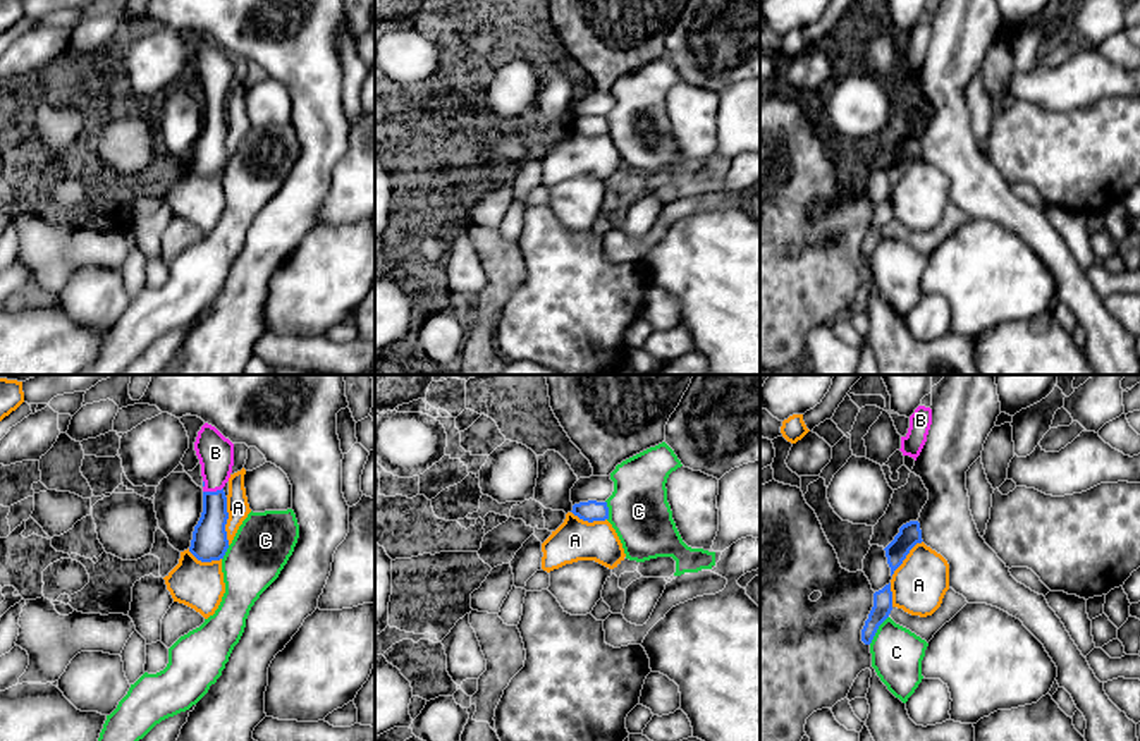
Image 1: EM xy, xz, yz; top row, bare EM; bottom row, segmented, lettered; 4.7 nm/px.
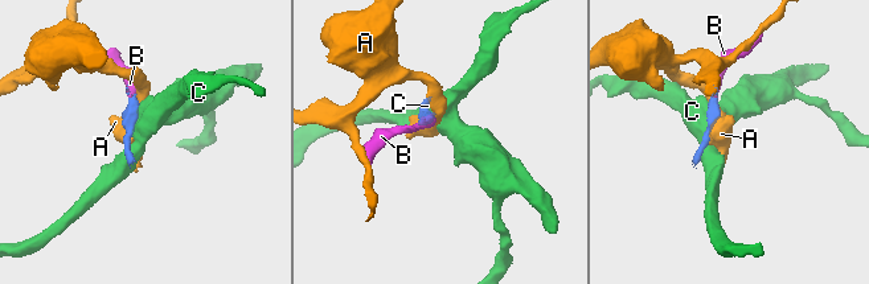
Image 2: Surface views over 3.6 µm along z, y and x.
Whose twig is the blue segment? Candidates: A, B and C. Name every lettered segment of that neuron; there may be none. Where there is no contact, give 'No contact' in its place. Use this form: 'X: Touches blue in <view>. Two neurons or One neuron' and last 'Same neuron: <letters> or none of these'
A: Touches blue in xy. Two neurons
B: Touches blue in xy. One neuron
C: Touches blue in yz. Two neurons
Same neuron: B

